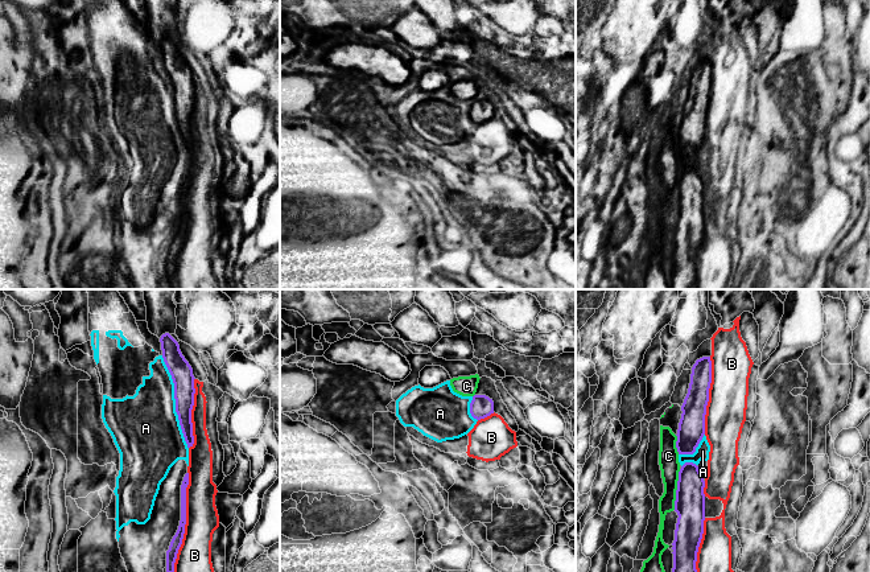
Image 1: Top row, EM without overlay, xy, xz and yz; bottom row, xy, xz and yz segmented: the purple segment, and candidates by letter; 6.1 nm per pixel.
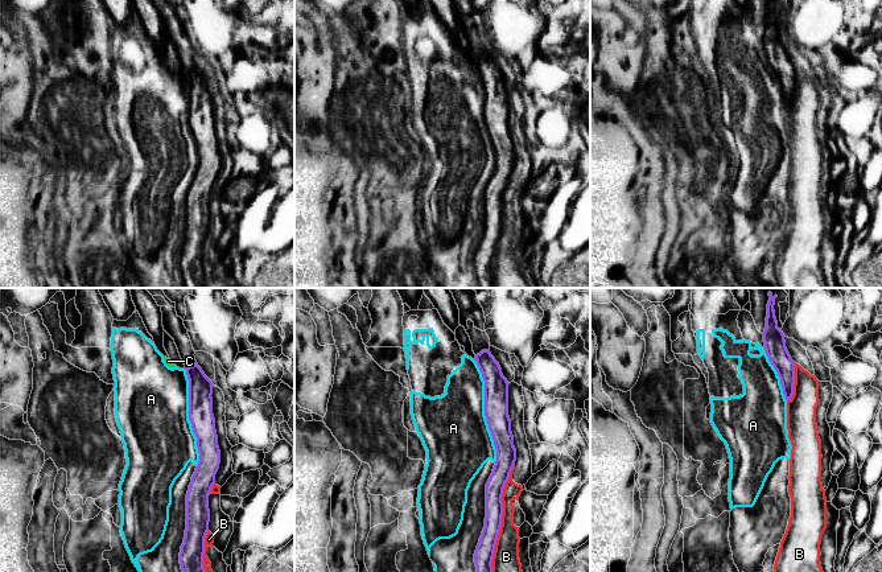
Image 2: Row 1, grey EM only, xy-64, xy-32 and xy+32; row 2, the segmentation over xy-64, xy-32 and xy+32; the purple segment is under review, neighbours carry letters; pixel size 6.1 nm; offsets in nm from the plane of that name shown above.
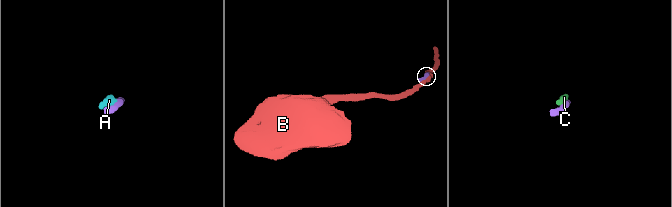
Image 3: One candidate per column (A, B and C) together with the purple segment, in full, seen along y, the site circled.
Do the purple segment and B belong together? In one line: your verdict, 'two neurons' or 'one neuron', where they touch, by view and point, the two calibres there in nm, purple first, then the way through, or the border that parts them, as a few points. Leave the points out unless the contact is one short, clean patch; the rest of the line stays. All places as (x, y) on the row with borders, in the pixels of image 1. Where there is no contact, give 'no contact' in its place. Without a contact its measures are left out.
two neurons; meets purple in xy at (185, 522); 70 nm thick on the purple side, 200 nm on the other

